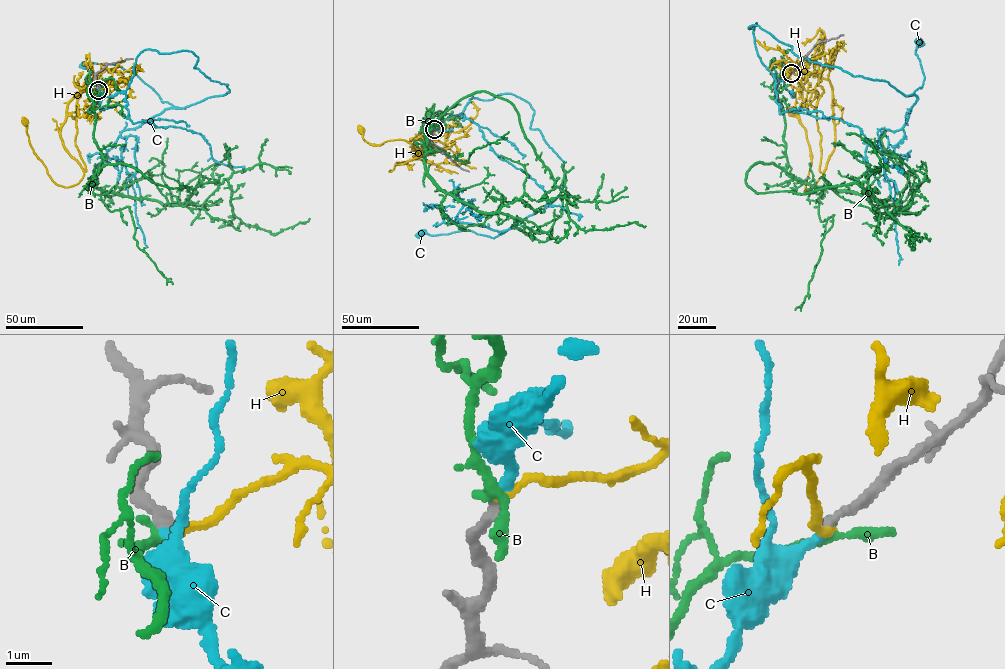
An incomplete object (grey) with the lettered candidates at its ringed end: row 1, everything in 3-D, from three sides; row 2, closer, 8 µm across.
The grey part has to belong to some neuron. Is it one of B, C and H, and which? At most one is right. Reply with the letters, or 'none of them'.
C

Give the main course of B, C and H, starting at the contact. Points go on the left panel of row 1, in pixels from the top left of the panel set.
B: (98, 90), (92, 110), (99, 168), (123, 163), (173, 188), (225, 179), (232, 213), (272, 233), (310, 218)
C: (98, 90), (125, 91), (151, 49), (191, 51), (229, 91), (174, 108), (119, 66), (84, 65)
H: (98, 90), (81, 91), (77, 101), (75, 145), (86, 170), (77, 184), (52, 180), (25, 121)

